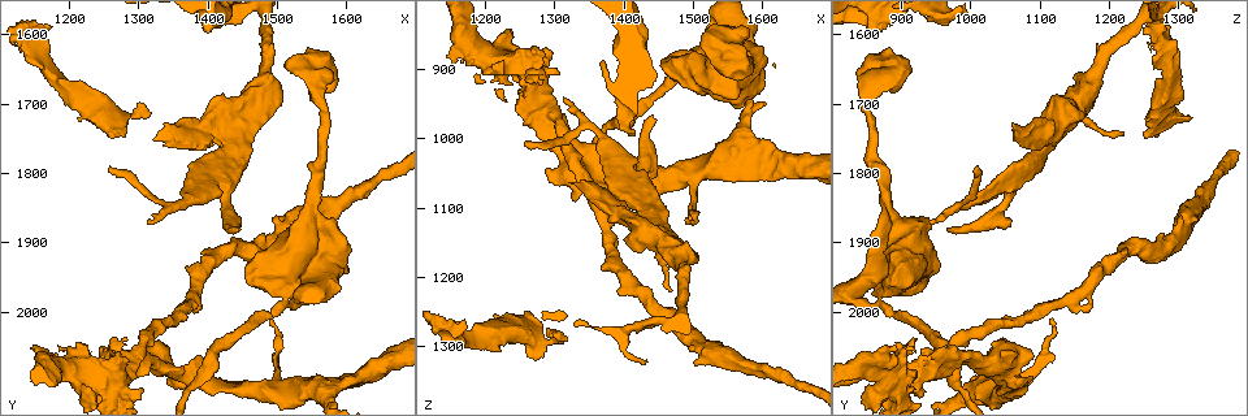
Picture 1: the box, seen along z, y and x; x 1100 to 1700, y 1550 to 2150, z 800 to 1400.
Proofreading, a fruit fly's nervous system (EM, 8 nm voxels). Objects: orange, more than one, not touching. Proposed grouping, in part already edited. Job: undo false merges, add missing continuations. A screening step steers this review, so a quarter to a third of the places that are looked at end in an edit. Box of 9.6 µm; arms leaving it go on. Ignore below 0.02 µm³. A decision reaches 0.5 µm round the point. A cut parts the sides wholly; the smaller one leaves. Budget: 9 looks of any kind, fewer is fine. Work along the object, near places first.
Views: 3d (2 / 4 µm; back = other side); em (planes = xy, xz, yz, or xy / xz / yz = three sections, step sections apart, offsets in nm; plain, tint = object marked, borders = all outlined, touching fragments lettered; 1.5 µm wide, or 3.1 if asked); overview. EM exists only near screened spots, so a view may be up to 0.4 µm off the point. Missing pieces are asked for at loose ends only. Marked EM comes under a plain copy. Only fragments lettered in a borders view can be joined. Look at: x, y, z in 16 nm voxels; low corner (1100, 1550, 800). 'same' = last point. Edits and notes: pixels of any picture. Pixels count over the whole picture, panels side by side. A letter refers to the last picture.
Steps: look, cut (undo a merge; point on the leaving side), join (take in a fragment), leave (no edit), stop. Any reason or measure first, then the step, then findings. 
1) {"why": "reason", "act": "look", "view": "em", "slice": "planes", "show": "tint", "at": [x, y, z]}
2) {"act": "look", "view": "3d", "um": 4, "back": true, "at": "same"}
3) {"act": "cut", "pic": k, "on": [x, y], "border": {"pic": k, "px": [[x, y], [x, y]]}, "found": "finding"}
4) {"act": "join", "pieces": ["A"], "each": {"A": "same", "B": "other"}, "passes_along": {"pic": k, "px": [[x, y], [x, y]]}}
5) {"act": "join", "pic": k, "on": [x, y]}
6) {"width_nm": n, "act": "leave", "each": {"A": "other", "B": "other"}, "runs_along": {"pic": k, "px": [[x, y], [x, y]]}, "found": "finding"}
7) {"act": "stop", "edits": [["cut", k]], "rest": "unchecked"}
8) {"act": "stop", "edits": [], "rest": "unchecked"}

{"why": "branch stops here", "act": "look", "view": "3d", "um": 2, "at": [1265, 1715, 1310]}

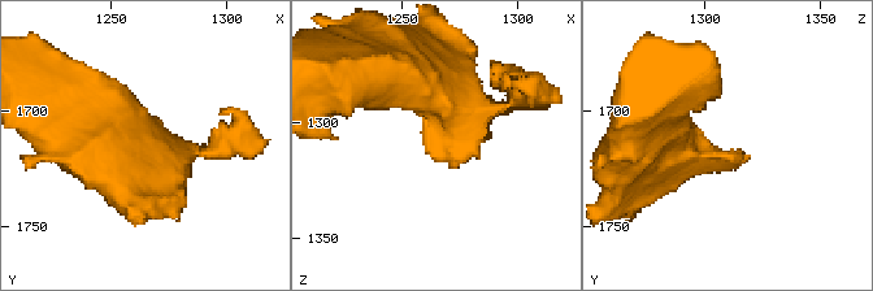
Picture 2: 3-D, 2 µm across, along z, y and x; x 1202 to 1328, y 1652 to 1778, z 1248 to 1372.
{"why": "shape alone is not enough", "act": "look", "view": "em", "slice": "xz", "step": 4, "show": "tint", "at": [1262, 1719, 1312]}

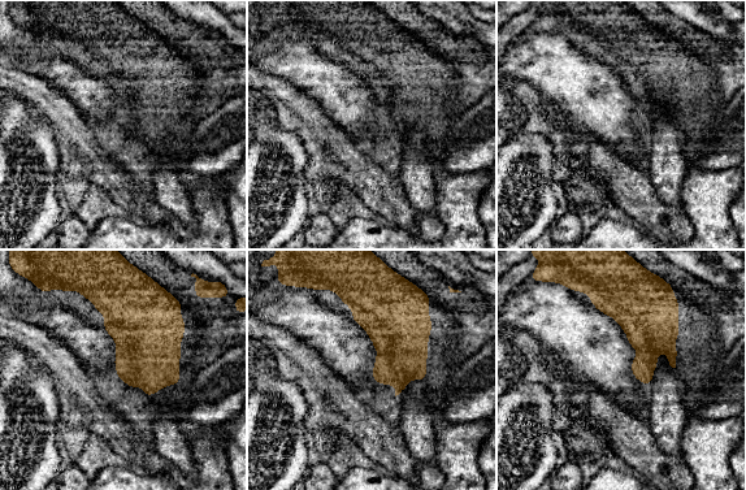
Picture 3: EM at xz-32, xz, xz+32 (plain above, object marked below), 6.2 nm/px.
{"act": "look", "view": "em", "slice": "planes", "show": "borders", "at": "same"}

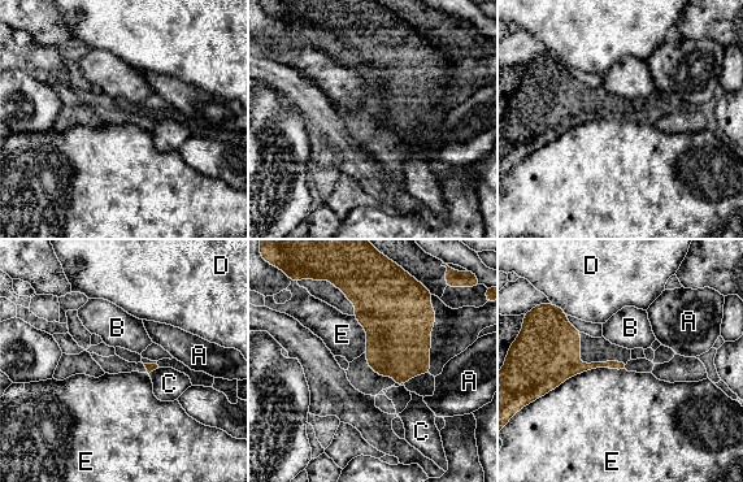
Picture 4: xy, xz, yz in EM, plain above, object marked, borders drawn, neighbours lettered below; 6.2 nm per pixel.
{"act": "leave", "each": {"A": "other", "B": "other", "C": "other", "D": "other", "E": "other"}, "border": {"pic": 4, "px": [[625, 369], [587, 369], [539, 398]]}, "found": "no lettered fragment goes on from it"}

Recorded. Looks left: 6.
{"act": "look", "view": "3d", "um": 2, "at": [1315, 1870, 940]}

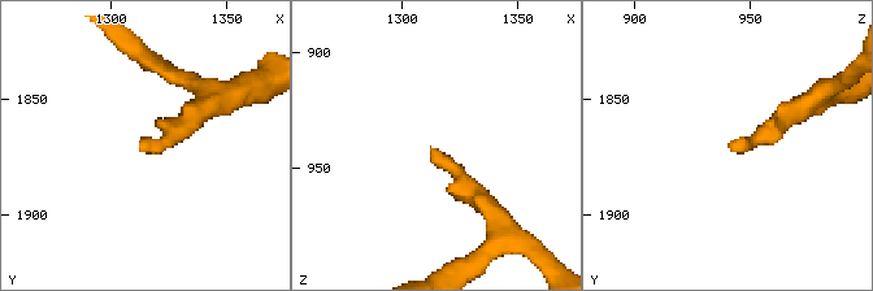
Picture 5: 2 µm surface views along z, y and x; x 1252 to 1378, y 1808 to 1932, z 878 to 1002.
{"why": "shape alone is not enough", "act": "look", "view": "em", "slice": "yz", "step": 8, "show": "tint", "at": [1312, 1873, 942]}

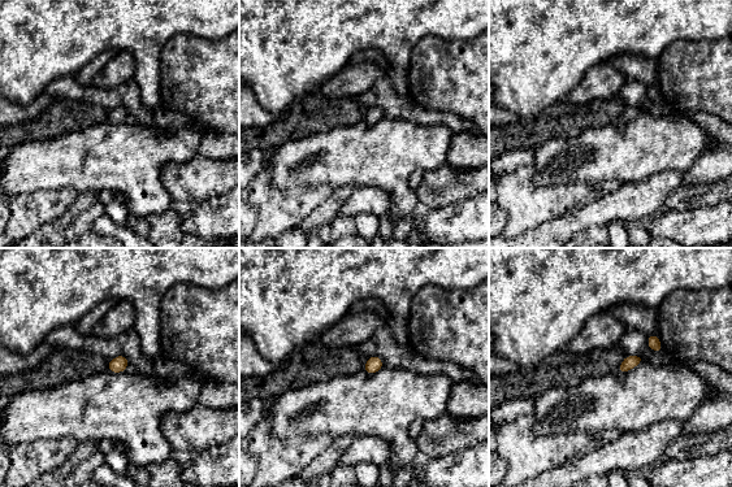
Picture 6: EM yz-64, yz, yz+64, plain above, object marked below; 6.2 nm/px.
{"act": "look", "view": "em", "slice": "xz", "step": 8, "show": "borders", "at": "same"}

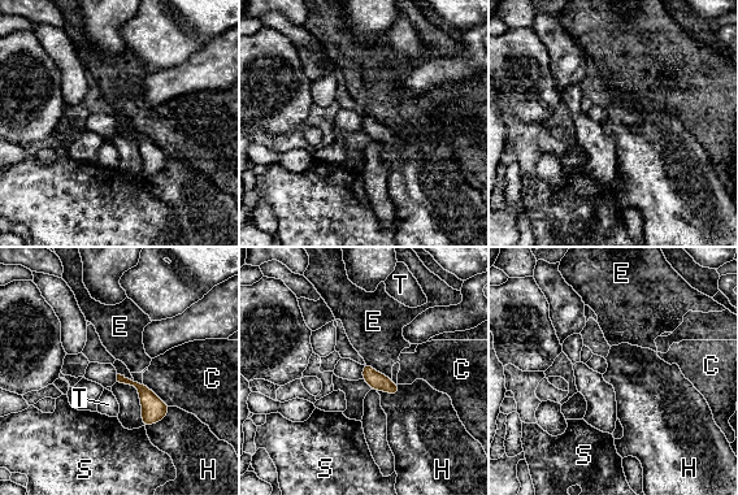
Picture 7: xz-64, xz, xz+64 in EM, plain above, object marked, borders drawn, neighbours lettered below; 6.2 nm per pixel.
{"act": "leave", "each": {"C": "other", "E": "other", "H": "other", "S": "other", "T": "other"}, "border": {"pic": 7, "px": [[169, 407], [163, 418], [146, 426]]}, "found": "no lettered fragment goes on from it"}

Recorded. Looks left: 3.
{"why": "thick end", "act": "look", "view": "em", "um": 3.1, "slice": "planes", "show": "borders", "at": [1580, 1870, 875]}

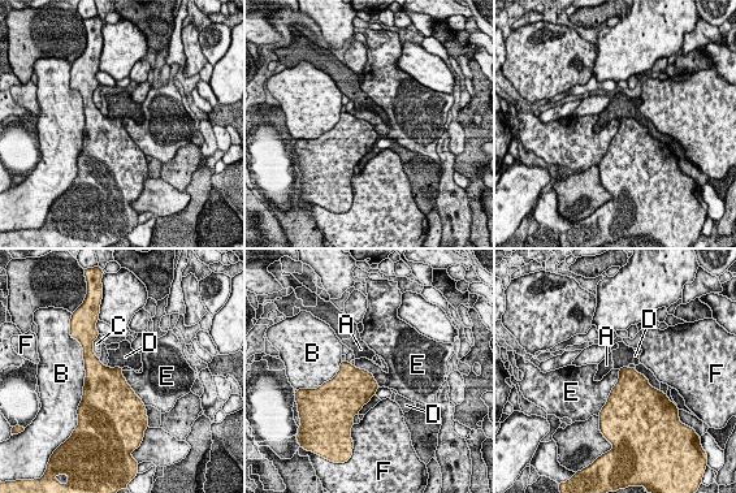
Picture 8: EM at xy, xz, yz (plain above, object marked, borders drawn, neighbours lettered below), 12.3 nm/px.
{"act": "leave", "each": {"A": "other", "B": "other", "C": "other", "D": "other", "E": "other", "F": "other"}, "border": {"pic": 8, "px": [[619, 370], [619, 377], [598, 414]]}, "found": "none of them fits"}

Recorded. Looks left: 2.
{"why": "an open end", "act": "look", "view": "em", "slice": "xz", "step": 8, "show": "borders", "at": [1405, 1595, 850]}

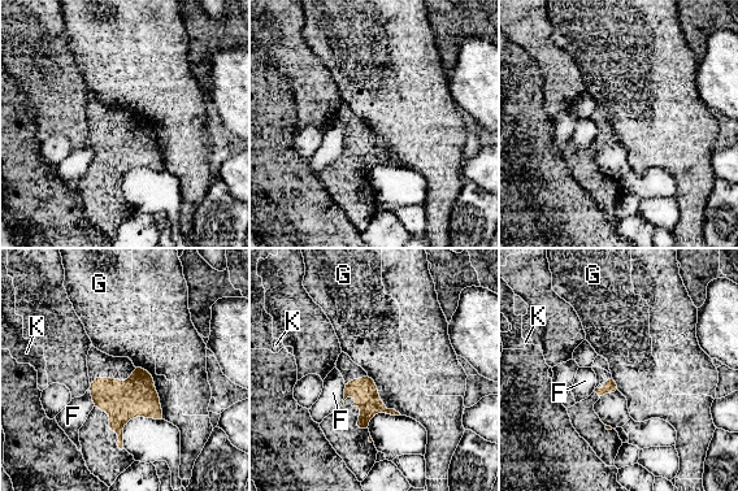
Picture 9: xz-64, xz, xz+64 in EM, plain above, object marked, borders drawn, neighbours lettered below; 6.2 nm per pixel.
{"act": "look", "view": "em", "slice": "planes", "show": "borders", "at": "same"}

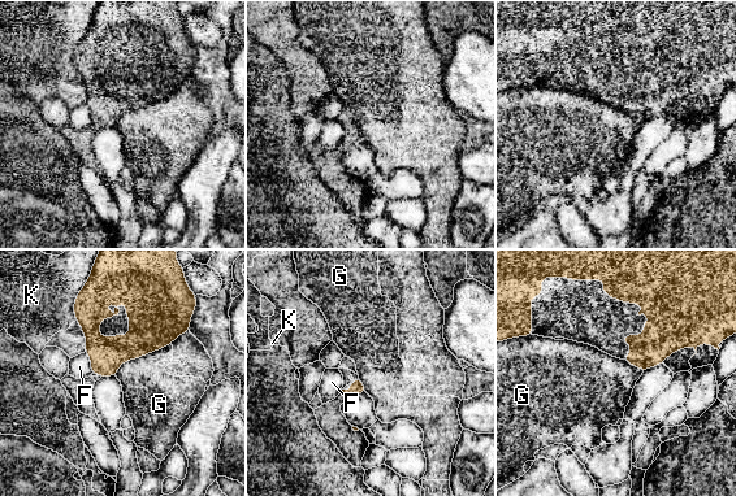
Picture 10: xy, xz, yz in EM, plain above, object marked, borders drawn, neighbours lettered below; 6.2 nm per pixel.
{"act": "leave", "each": {"F": "other", "G": "other", "K": "other"}, "border": {"pic": 10, "px": [[170, 343], [126, 360], [115, 375]]}, "found": "no lettered fragment goes on from it"}

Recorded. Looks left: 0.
{"act": "stop", "edits": [], "rest": "unchecked"}

